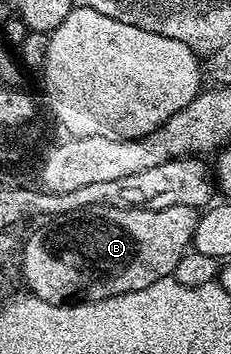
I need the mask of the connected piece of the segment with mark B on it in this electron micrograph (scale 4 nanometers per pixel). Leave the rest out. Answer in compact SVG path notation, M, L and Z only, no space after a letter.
M96 205L86 209L80 209L78 212L72 212L61 218L55 219L53 222L46 222L35 227L28 238L27 242L20 251L20 260L22 258L22 280L27 284L29 295L40 298L49 304L72 304L75 302L89 302L91 300L107 300L113 296L120 294L128 294L132 290L144 290L148 286L152 286L152 282L160 282L166 276L173 276L176 266L180 263L183 256L191 251L194 243L194 235L196 234L196 222L198 221L199 209L192 206L171 206L162 210L146 209L146 208L117 208L110 205Z

